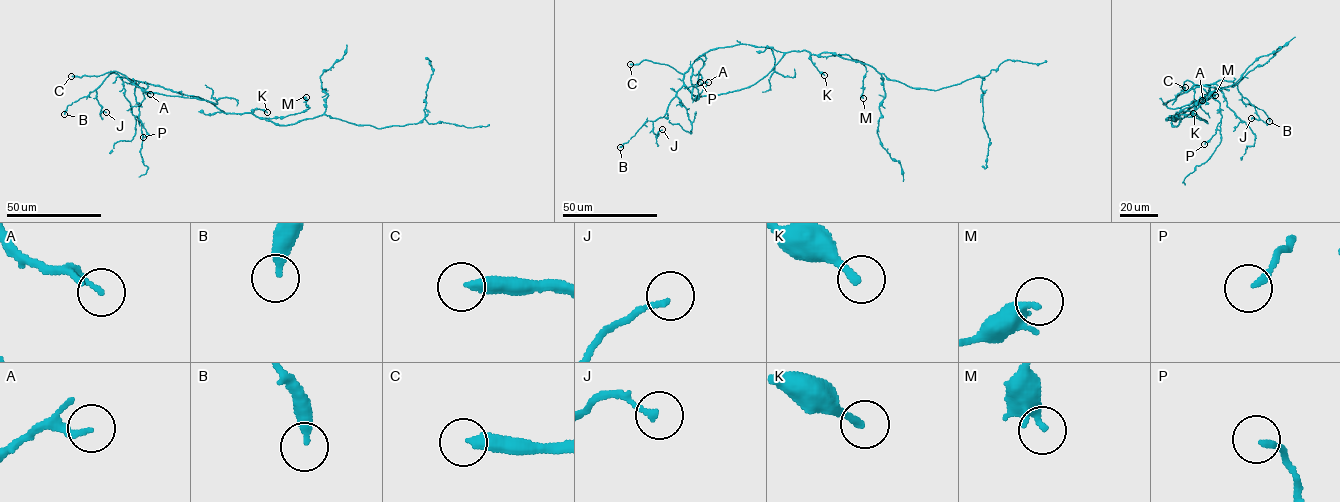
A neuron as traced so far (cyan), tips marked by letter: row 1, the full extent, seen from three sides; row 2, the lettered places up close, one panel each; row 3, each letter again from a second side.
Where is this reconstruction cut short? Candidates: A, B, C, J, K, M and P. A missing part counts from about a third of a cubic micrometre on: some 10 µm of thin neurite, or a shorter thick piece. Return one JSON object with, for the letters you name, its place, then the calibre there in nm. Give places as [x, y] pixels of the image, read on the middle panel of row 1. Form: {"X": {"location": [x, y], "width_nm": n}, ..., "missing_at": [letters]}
{"C": {"location": [630, 64], "width_nm": 360}, "K": {"location": [824, 75], "width_nm": 240}, "missing_at": ["C", "K"]}

